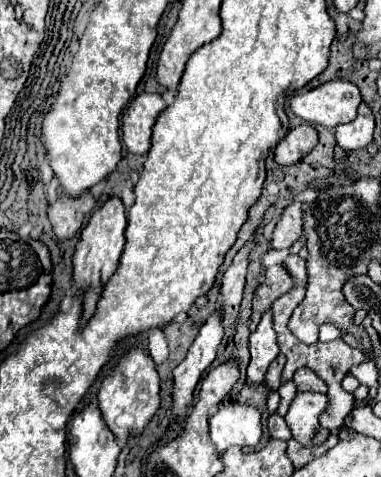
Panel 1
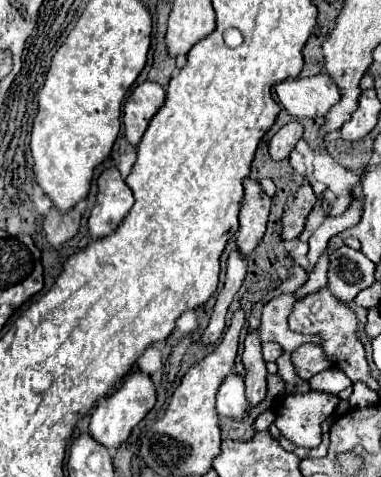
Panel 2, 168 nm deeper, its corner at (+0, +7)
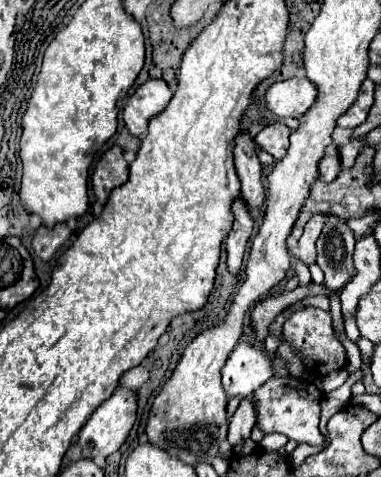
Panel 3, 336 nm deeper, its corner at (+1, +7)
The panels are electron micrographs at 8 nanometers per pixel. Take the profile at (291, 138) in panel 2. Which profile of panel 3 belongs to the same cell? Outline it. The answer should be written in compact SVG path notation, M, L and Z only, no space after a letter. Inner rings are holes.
M274 123L274 125L266 125L254 139L258 143L258 147L266 153L270 153L276 161L284 157L286 149L288 149L288 137L290 137L290 129L286 125Z

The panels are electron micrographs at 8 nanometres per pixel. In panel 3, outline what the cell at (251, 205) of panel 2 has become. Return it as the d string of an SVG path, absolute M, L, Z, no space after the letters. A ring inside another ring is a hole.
M240 131L236 135L234 165L236 165L236 175L240 179L240 185L242 185L242 197L244 201L248 201L250 209L256 211L264 201L262 165L256 153L256 143L248 135L248 131Z

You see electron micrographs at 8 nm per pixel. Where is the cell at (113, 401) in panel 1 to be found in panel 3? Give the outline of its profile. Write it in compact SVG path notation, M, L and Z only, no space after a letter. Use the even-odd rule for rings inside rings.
M118 387L110 399L106 399L88 419L88 423L80 429L78 435L78 445L82 449L82 457L84 459L96 459L96 457L108 457L114 451L118 451L122 447L122 443L126 441L134 421L136 421L136 393L130 389L122 389Z

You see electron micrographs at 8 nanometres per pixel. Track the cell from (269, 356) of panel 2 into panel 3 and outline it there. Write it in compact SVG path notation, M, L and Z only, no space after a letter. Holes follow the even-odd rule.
M306 285L306 287L296 287L294 291L288 291L288 293L280 293L280 295L272 295L264 301L260 301L254 311L252 311L252 325L256 329L256 335L258 335L258 341L264 343L264 337L266 337L266 331L270 327L270 323L284 311L290 307L290 303L296 303L300 299L306 299L310 295L328 295L330 291L324 287L324 285Z

